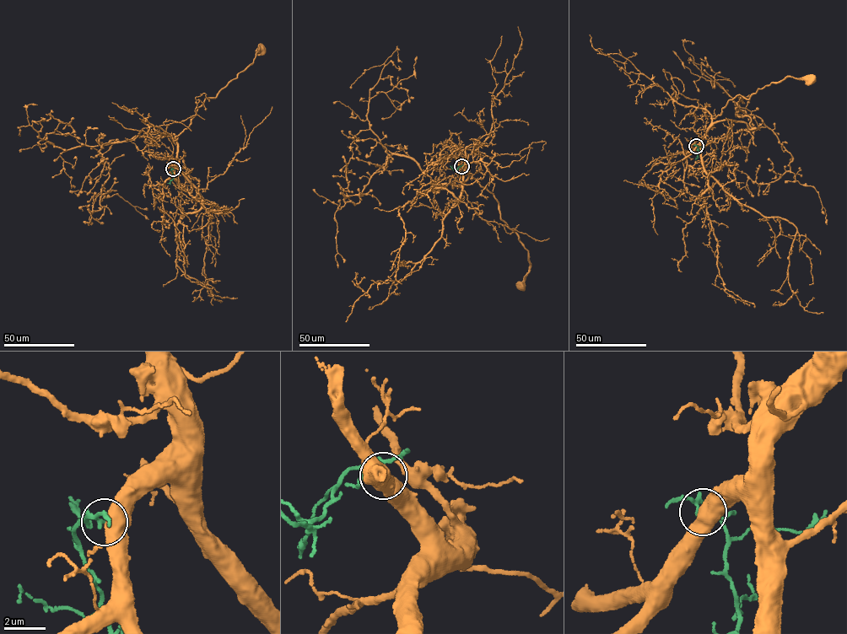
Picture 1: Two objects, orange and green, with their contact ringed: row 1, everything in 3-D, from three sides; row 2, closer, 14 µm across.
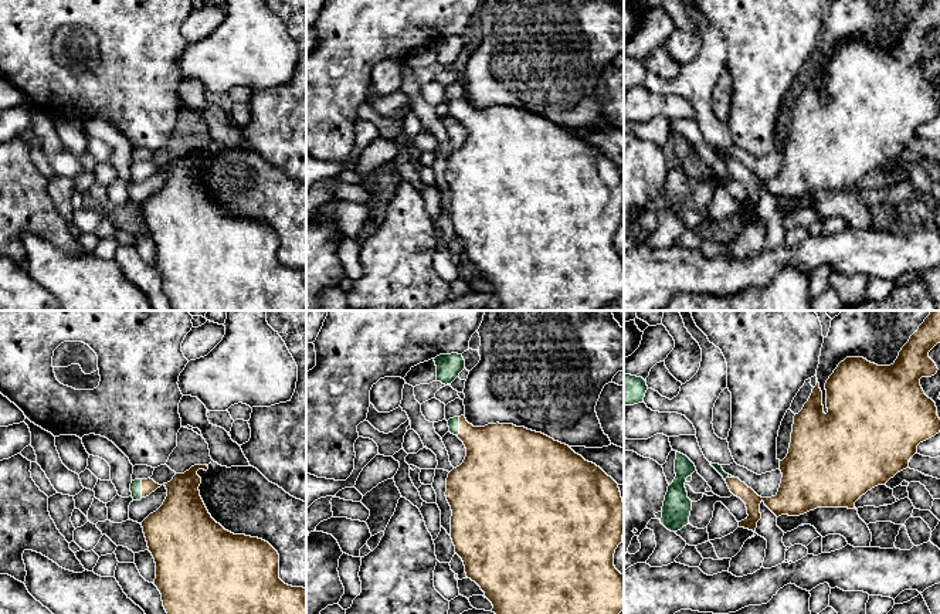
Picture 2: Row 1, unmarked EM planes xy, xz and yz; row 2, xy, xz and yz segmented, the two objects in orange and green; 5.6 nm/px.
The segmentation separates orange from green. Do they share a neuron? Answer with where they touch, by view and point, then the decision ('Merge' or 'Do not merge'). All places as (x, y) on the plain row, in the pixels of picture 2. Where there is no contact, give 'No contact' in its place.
Touches orange at xz (460, 109). Merge

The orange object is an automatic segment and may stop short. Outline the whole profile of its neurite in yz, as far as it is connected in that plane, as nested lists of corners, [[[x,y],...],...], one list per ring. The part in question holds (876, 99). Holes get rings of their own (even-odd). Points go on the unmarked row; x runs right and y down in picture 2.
[[[926,0],[924,4],[919,9],[919,11],[910,18],[909,24],[902,30],[899,34],[897,41],[895,43],[893,47],[890,48],[878,48],[875,45],[868,44],[863,40],[846,40],[844,44],[838,47],[838,50],[834,52],[834,55],[829,58],[829,61],[825,65],[825,72],[827,72],[827,88],[822,88],[822,74],[819,71],[819,65],[817,61],[817,68],[812,71],[812,75],[808,81],[808,84],[804,86],[802,92],[794,98],[794,106],[793,106],[793,115],[791,115],[791,125],[788,130],[787,139],[780,143],[780,153],[783,156],[781,166],[778,170],[778,174],[776,179],[771,180],[761,180],[759,179],[751,170],[749,170],[744,164],[742,164],[739,160],[734,160],[729,156],[726,156],[719,146],[712,146],[710,147],[723,159],[726,163],[730,174],[740,180],[747,190],[747,200],[742,204],[739,204],[739,210],[744,210],[756,216],[757,204],[761,201],[760,196],[760,186],[763,184],[777,200],[781,197],[788,197],[788,199],[800,199],[804,197],[810,193],[814,193],[817,190],[848,190],[848,191],[856,191],[855,184],[865,177],[868,173],[878,167],[886,167],[886,164],[893,160],[897,155],[909,150],[909,143],[914,136],[917,136],[917,128],[936,116],[940,115],[940,101],[937,98],[937,89],[936,85],[929,81],[922,68],[920,68],[920,61],[922,60],[931,60],[937,55],[937,48],[936,45],[929,40],[929,34],[940,26],[940,0]]]

